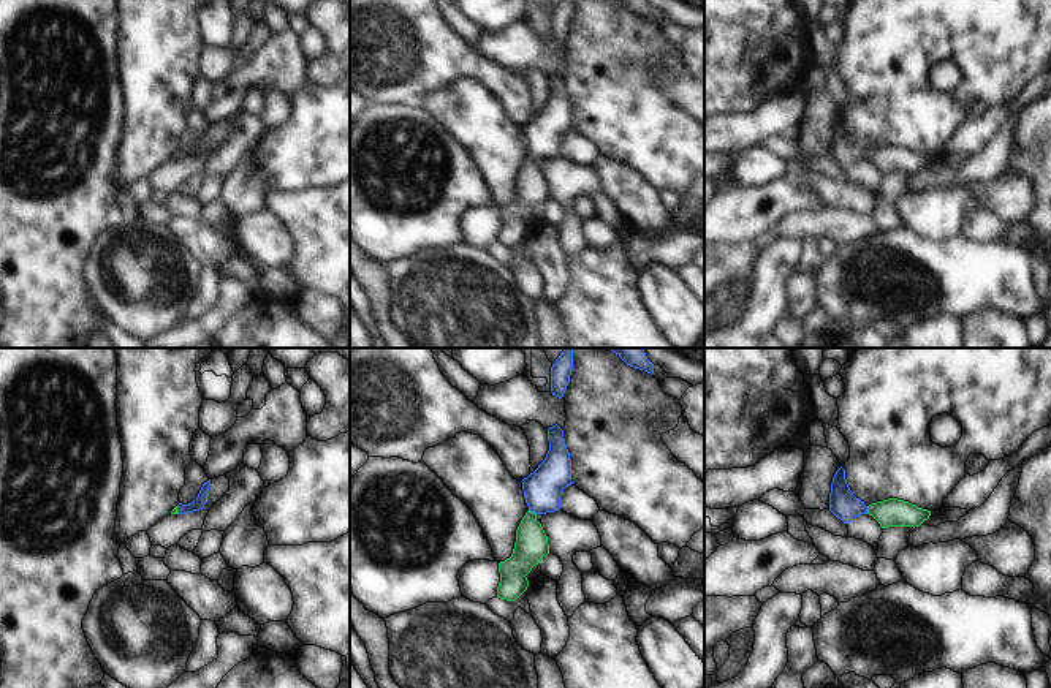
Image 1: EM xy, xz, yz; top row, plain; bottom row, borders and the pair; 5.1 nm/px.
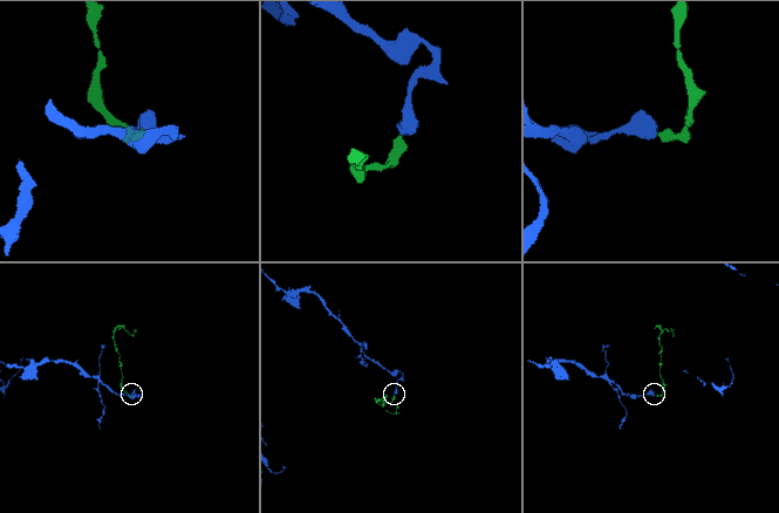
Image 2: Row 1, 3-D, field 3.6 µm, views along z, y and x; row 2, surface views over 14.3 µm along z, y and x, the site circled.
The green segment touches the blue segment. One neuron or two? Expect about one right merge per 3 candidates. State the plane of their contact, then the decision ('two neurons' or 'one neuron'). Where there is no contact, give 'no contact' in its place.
meets green in xz; one neuron

